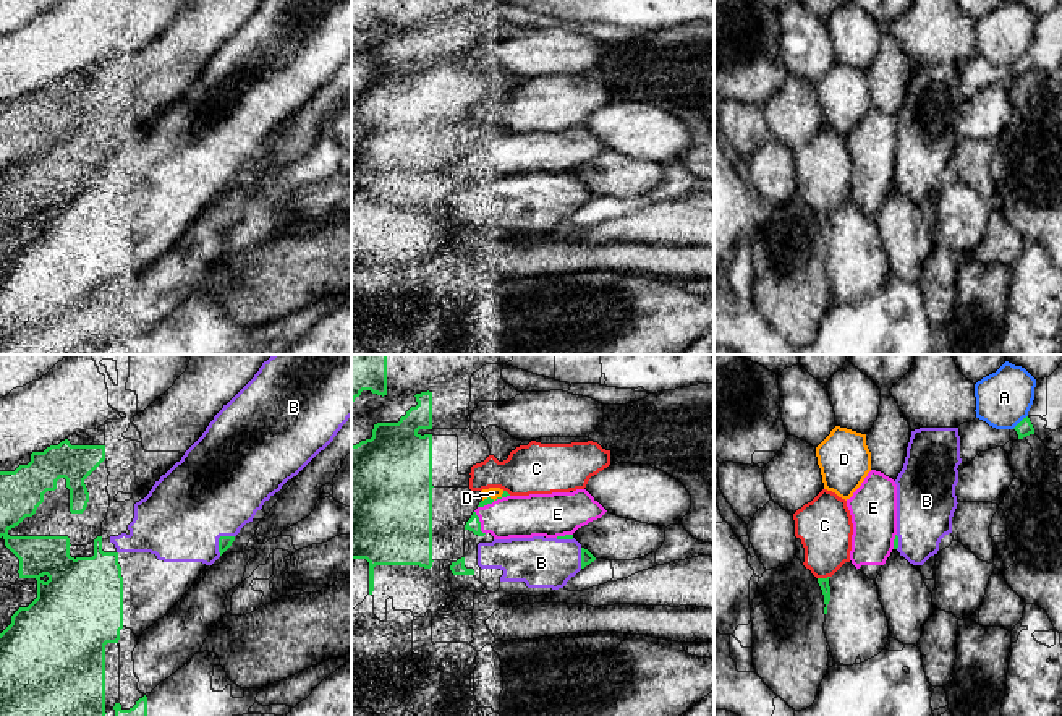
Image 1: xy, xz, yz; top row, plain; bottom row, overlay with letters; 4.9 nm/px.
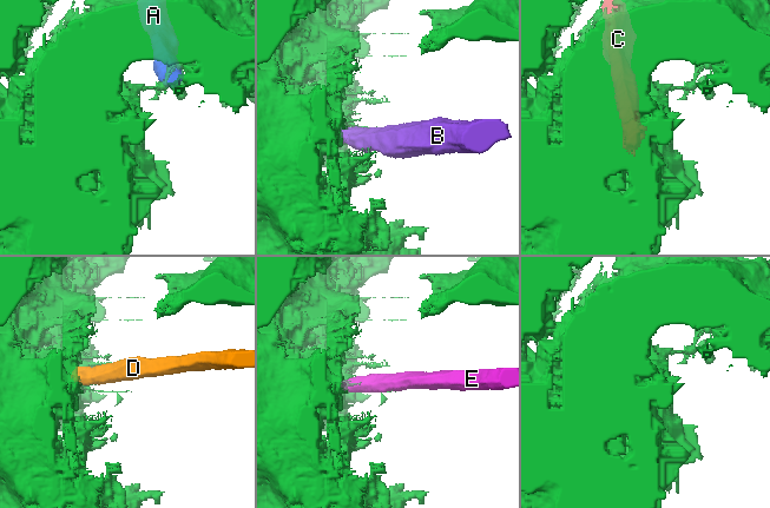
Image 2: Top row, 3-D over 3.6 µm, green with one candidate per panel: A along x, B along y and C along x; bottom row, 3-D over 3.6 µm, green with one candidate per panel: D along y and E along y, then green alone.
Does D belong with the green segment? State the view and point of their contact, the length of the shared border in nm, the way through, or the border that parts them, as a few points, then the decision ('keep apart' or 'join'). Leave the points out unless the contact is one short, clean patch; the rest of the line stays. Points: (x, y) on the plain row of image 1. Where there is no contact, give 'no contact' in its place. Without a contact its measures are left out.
meets green in xz at (492, 136); contact 120 nm long; keep apart

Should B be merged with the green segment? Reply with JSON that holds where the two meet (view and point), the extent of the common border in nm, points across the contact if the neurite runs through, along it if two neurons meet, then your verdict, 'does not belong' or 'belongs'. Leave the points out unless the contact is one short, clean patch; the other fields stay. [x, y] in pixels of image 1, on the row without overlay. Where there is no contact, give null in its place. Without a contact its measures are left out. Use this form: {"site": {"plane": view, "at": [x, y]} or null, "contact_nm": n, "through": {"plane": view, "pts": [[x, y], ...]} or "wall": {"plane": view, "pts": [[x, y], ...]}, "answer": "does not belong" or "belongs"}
{"site": {"plane": "xy", "at": [219, 177]}, "contact_nm": 130, "answer": "does not belong"}

